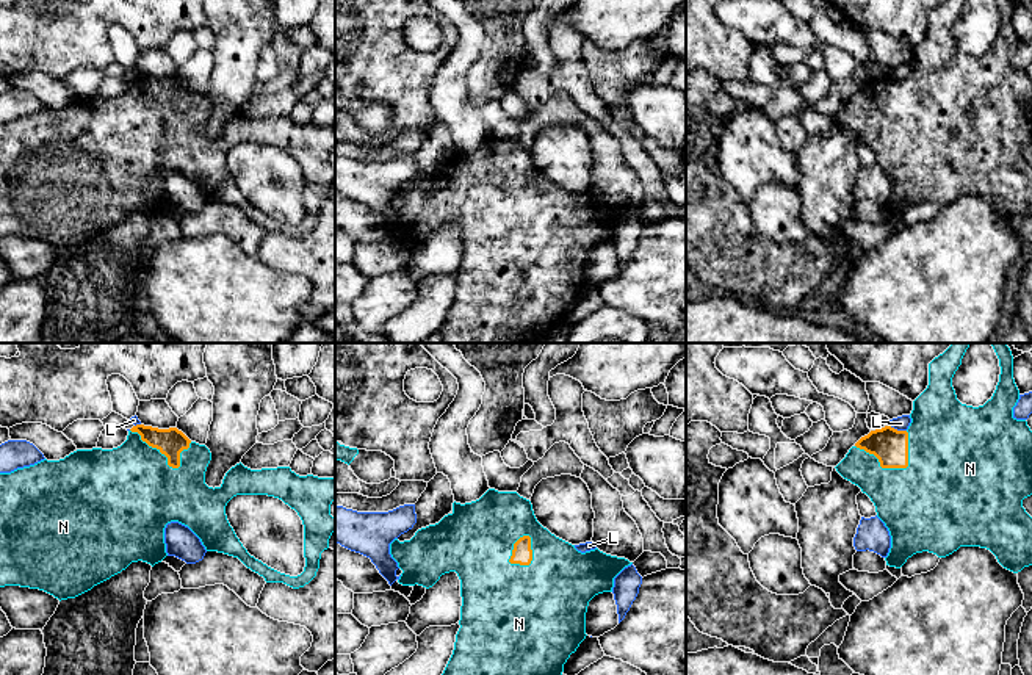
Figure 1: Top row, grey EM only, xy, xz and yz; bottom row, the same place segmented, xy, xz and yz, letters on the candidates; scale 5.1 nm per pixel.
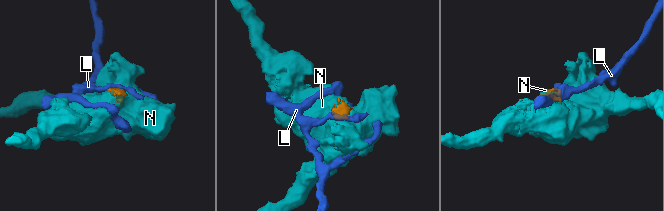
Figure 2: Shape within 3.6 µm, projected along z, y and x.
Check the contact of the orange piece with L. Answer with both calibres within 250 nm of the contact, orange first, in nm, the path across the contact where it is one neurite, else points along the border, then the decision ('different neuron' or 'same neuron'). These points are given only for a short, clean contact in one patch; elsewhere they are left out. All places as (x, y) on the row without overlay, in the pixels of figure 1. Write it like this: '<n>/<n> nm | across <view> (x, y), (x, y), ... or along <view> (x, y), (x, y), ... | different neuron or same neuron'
180/80 nm | along yz (888, 74), (905, 80) | different neuron

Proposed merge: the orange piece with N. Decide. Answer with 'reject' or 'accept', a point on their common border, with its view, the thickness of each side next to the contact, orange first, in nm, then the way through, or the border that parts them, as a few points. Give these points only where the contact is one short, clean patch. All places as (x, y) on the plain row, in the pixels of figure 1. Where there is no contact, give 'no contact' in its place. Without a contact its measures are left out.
accept; contact yz (880, 115); calibres 180 and 360 nm

